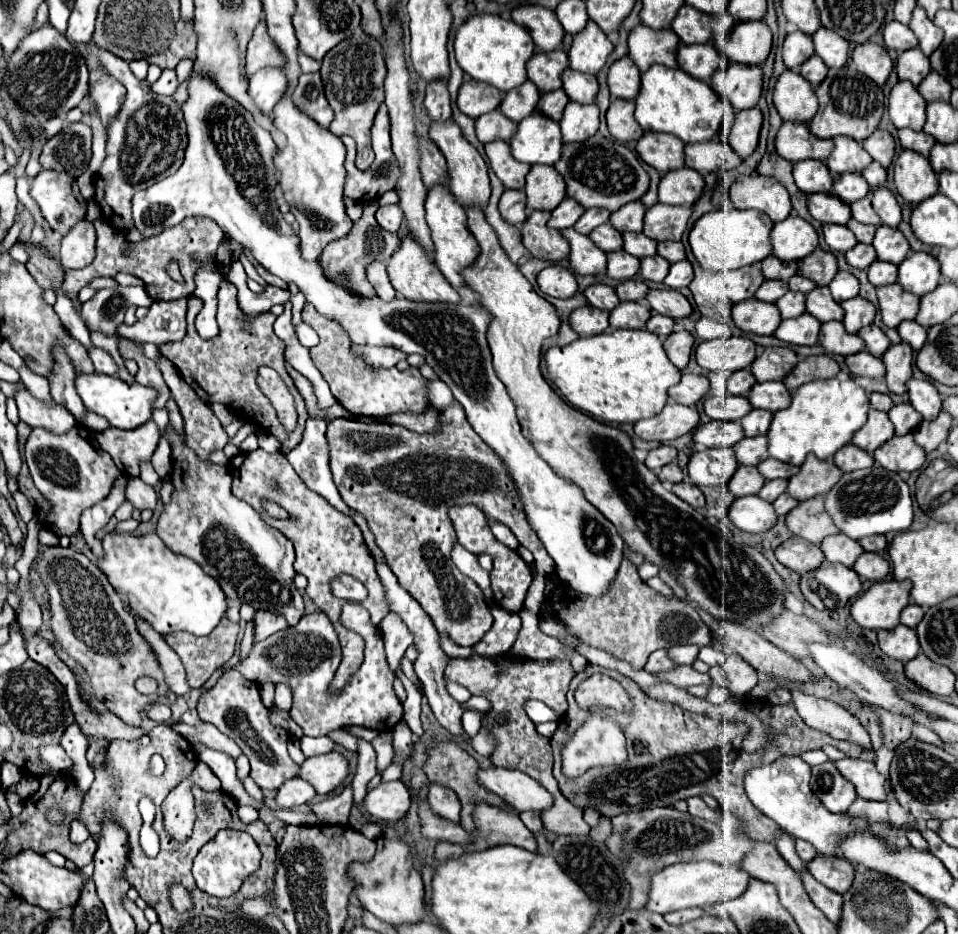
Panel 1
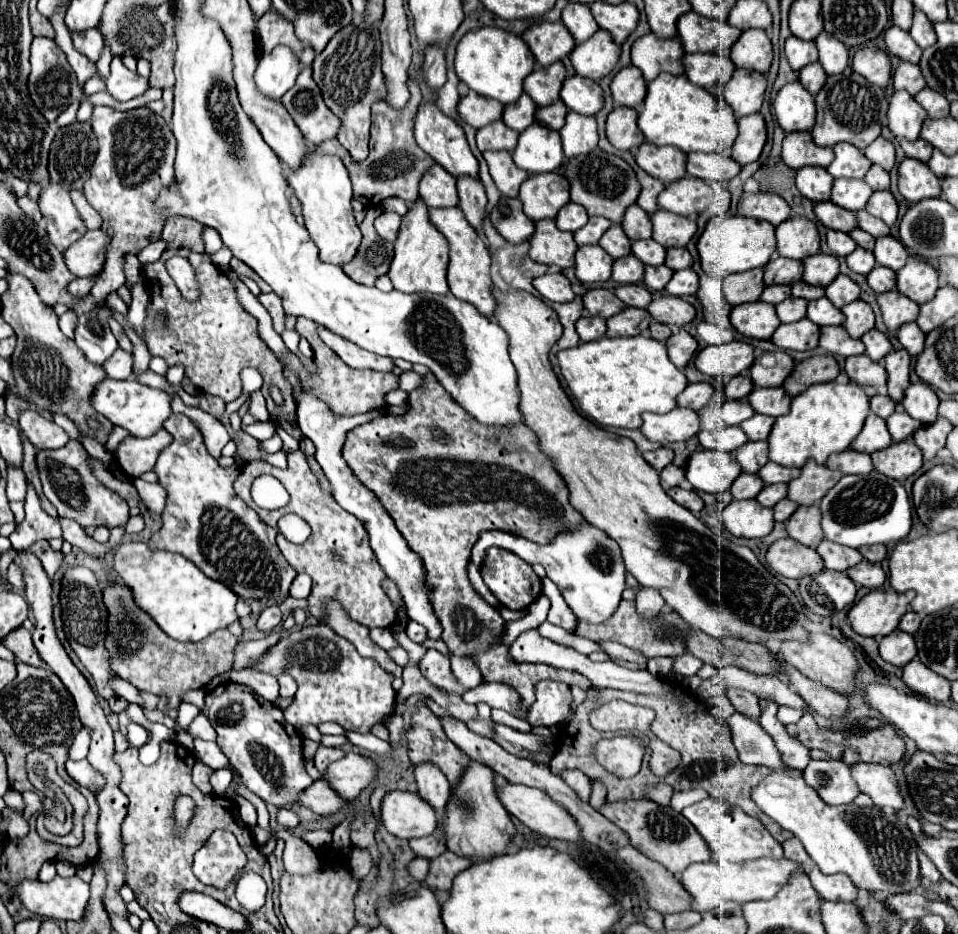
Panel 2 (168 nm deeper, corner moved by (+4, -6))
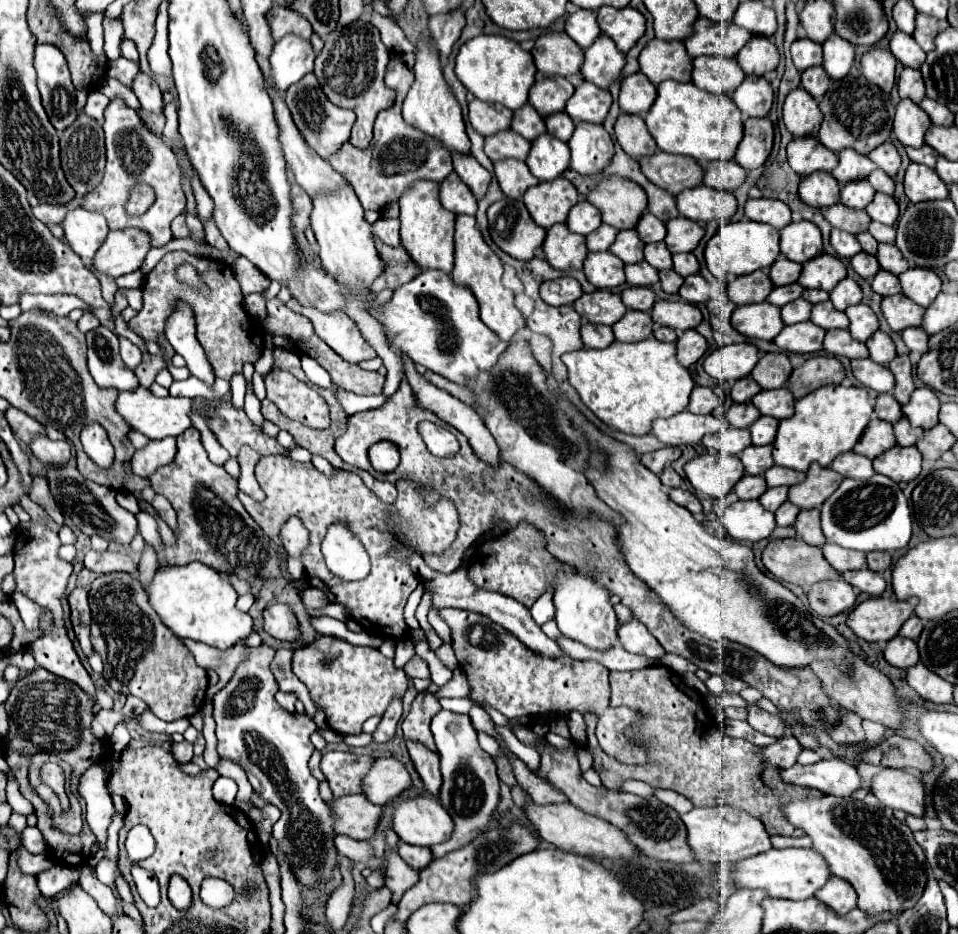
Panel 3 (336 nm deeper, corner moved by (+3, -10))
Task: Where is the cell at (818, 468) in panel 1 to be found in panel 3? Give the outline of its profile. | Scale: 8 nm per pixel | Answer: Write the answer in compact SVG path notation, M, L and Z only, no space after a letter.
M812 464L806 472L806 480L792 486L788 492L788 500L798 508L820 508L824 500L840 486L842 476L832 468L822 468L820 464Z

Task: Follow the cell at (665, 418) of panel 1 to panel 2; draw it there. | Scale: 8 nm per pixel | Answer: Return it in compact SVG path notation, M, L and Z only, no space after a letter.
M673 408L667 414L643 414L641 432L663 446L679 440L689 440L699 432L699 416L695 410Z

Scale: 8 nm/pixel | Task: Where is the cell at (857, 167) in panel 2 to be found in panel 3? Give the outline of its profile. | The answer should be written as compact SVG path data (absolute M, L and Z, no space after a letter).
M842 150L838 154L840 162L838 166L832 170L832 176L840 182L840 184L846 184L846 182L854 182L854 180L864 180L868 178L868 174L876 168L876 164L864 156L864 154L858 154L854 150Z

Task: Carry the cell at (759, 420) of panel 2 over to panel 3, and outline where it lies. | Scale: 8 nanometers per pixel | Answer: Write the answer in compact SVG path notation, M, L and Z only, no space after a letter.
M760 416L756 420L756 424L750 426L750 434L752 434L752 444L756 446L764 446L764 444L772 444L774 436L778 430L778 420L772 416Z

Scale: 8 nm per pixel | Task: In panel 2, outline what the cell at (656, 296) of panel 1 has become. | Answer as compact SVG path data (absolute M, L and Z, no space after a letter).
M661 296L657 300L653 300L647 306L649 314L661 322L661 324L675 324L675 326L685 326L695 318L695 308L685 302L683 298L675 298L675 296Z

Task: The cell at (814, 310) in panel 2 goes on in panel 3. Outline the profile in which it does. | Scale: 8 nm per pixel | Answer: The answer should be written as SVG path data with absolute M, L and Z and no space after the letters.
M820 302L820 304L814 304L810 320L812 320L816 326L824 328L824 330L832 330L832 328L848 328L848 324L850 324L848 318L846 318L846 314L840 312L840 310L836 310L836 308L832 306L832 302Z

